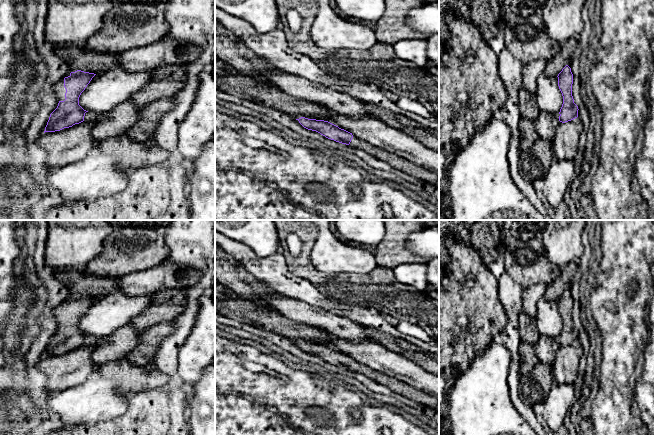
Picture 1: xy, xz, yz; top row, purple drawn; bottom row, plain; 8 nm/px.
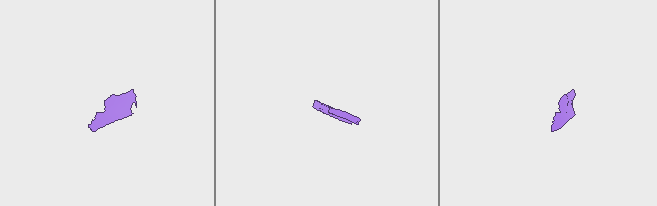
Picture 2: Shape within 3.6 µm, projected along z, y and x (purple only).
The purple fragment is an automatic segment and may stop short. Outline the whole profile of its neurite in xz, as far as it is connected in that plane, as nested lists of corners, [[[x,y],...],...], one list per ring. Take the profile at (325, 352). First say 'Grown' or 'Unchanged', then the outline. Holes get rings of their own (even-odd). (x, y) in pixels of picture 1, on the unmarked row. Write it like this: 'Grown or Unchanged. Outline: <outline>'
Grown. Outline: [[[301,341],[296,343],[306,353],[316,355],[328,363],[349,369],[355,373],[359,373],[368,377],[372,381],[384,385],[392,391],[411,399],[422,405],[426,405],[434,410],[439,409],[439,401],[420,389],[416,389],[394,377],[379,373],[372,368],[353,360],[352,357],[339,352],[338,350],[324,344],[308,343]]]

